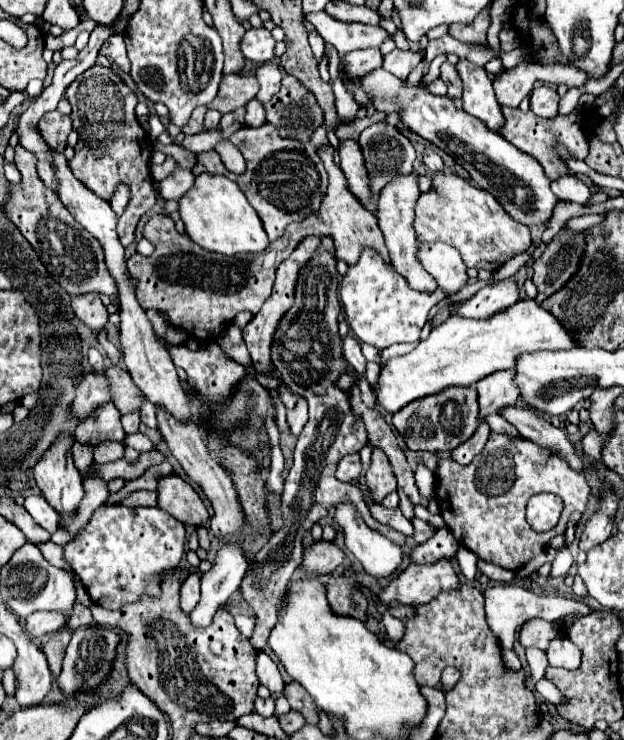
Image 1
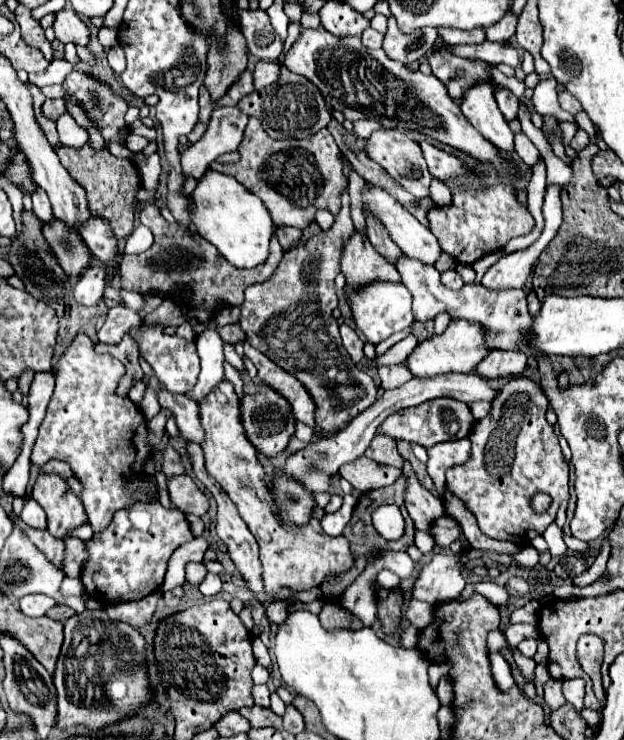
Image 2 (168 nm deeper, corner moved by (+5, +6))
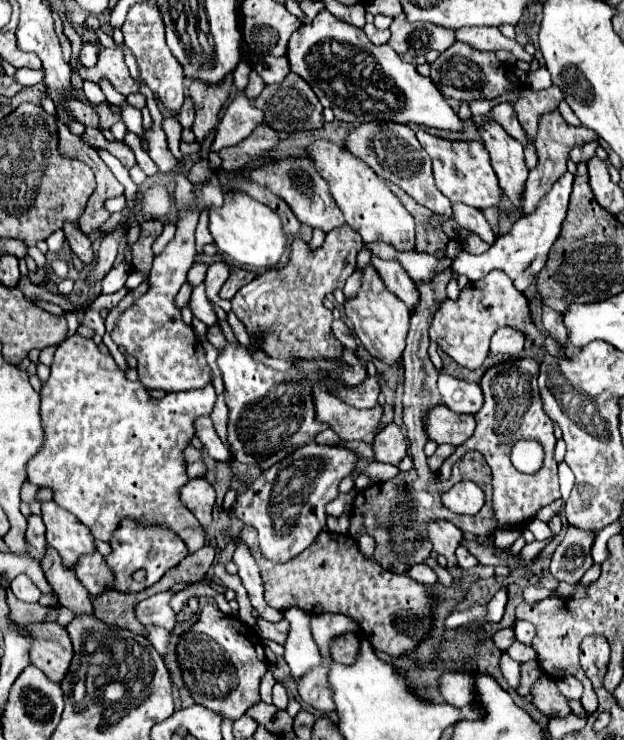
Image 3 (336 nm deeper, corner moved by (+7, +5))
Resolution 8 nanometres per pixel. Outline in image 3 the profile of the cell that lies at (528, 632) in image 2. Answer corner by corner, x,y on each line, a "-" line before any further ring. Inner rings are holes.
512,627
498,629
498,631
492,635
492,641
494,641
494,645
496,645
500,651
506,651
506,649
516,641
516,637
514,637
514,629
512,629

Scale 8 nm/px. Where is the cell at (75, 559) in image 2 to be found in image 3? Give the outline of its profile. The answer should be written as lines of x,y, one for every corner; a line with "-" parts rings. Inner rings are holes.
100,553
80,557
74,571
76,571
76,577
80,579
80,583
91,595
100,595
100,593
112,589
114,577

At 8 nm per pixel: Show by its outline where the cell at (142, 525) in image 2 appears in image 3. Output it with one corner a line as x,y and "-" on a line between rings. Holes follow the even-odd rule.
126,519
116,529
116,533
110,539
110,545
112,545
112,553
104,559
106,559
108,567
114,571
114,577
116,577
114,587
118,591
128,591
128,593
136,593
136,591
142,591
142,589
158,583
168,569
176,567
188,555
184,541
174,531
160,529
160,527
152,529
152,525
138,525
136,521
130,521
130,519
-
136,571
146,573
146,579
142,583
138,583
132,577

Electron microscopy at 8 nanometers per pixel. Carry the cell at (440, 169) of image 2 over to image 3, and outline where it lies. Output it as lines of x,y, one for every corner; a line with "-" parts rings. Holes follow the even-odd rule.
426,131
416,133
422,149
432,159
432,169
436,177
436,187
452,201
452,203
466,203
476,209
496,207
502,197
502,189
498,185
498,177
490,165
488,151
484,149
482,141
448,141
442,137
434,137

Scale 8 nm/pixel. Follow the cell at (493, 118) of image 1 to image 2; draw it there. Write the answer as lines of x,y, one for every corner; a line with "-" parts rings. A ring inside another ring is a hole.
478,82
476,86
468,88
462,96
462,112
468,122
498,150
512,152
514,150
514,134
508,128
498,104
494,100
494,88
490,82

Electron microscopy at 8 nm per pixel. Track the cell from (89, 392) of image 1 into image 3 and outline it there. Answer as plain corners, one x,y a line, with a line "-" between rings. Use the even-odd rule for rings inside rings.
72,335
68,341
64,341
56,353
54,353
54,361
52,361
52,373
48,377
48,381
42,385
42,423
44,423
44,447
38,451
38,455
34,459
30,459
28,463
28,481
34,483
36,487
50,487
54,491
52,501
56,505
60,505
62,509
70,511
72,515
76,515
86,527
90,527
92,535
100,541
110,541
112,533
120,527
122,519
132,519
138,523
148,523
148,525
156,525
156,527
166,527
172,529
174,533
180,533
186,527
200,527
200,523
196,521
196,517
182,505
180,501
180,489
188,483
186,477
186,467
184,467
184,449
190,445
196,429
194,429
194,421
200,415
210,415
212,413
212,405
216,401
216,393
212,385
206,385
202,389
194,389
194,391
180,391
180,393
166,393
162,399
152,399
148,395
148,389
144,385
140,385
138,381
128,381
124,371
118,369
116,361
112,359
112,355
104,355
100,353
98,345
88,339
88,337
80,337
80,335

